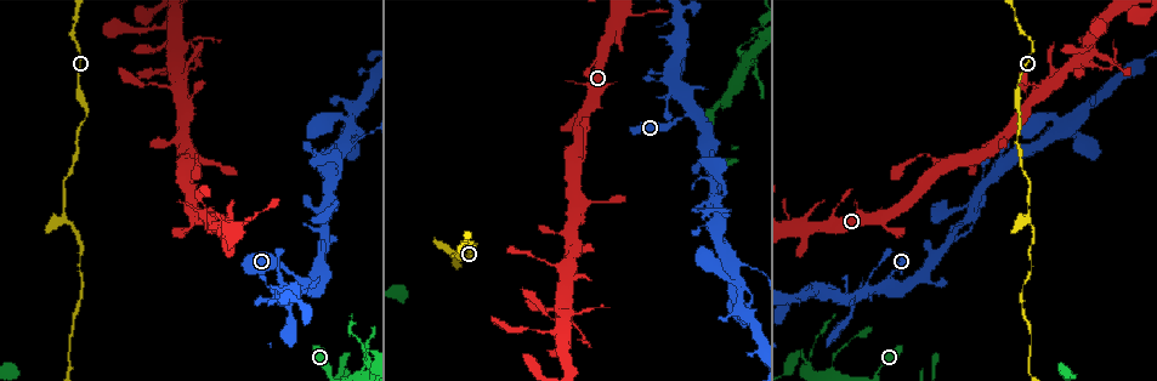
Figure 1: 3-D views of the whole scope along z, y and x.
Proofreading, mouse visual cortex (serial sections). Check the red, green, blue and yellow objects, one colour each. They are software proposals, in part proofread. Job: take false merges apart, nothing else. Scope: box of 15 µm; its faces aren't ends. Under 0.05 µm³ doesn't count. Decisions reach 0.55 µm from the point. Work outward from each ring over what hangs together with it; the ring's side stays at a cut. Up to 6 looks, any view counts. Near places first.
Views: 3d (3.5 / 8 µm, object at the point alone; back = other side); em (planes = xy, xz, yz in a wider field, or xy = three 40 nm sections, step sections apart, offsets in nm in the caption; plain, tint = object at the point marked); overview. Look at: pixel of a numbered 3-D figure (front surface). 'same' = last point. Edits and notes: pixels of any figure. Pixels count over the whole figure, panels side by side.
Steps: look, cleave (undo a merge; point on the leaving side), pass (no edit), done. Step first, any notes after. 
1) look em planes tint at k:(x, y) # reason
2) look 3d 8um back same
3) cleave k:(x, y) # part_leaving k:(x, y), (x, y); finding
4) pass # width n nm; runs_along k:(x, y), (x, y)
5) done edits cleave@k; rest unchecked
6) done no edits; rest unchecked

look 3d 3.5um at 1:(801, 354) # abrupt turn

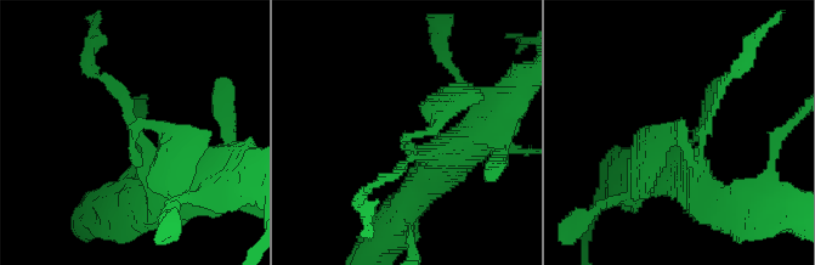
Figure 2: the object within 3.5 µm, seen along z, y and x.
look em xy step 2 tint at 2:(404, 138) # now the EM

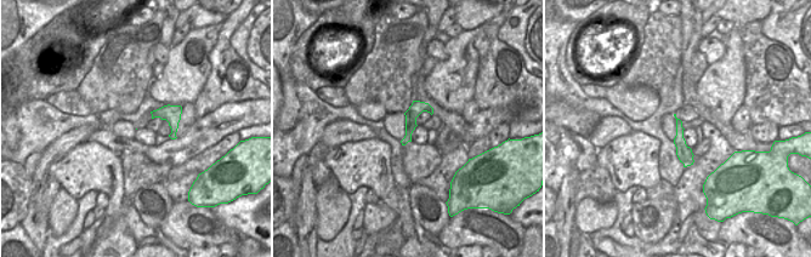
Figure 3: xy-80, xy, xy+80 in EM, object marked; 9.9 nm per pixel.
pass # continuous, no second cell

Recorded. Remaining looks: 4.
look 3d 8um at 1:(330, 183) # three-way junction

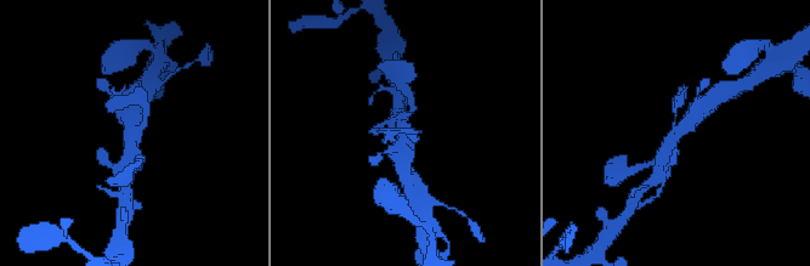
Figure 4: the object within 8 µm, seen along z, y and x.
look em xy step 5 tint at 4:(676, 133)

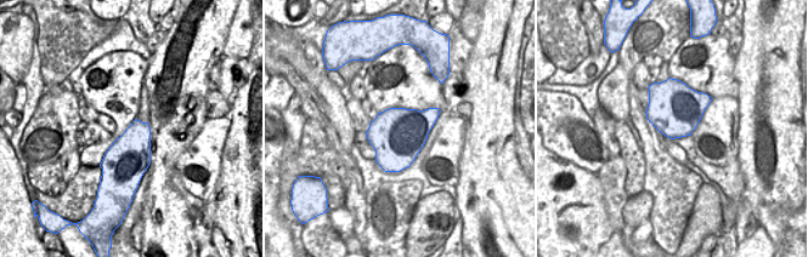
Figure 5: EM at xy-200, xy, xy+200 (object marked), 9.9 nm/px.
pass # width 550 nm; runs_along 4:(664, 163), (675, 134), (701, 108); one cell here

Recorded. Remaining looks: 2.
look 3d 3.5um at 1:(64, 217) # narrows sharply

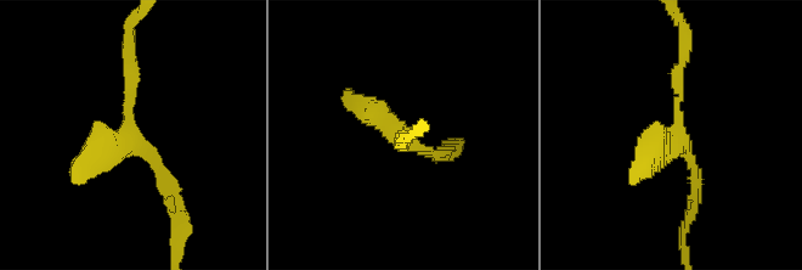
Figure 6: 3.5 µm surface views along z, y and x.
look em xy step 2 tint at 6:(673, 135)

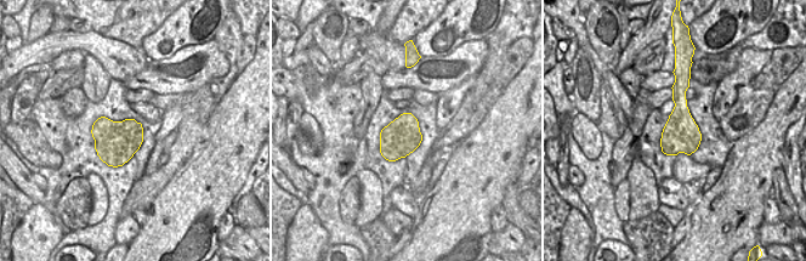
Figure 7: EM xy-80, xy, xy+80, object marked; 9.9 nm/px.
pass # runs_along 6:(128, 54), (128, 135), (176, 198); all the same cell

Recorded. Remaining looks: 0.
done no edits; rest unchecked

